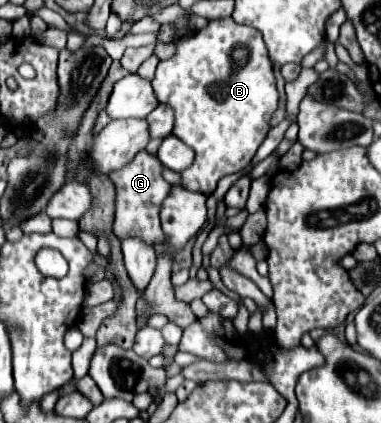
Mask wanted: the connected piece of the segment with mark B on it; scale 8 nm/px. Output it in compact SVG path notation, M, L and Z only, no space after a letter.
M231 17L209 21L207 27L195 31L185 41L177 39L175 47L177 51L171 59L159 61L151 85L155 89L159 103L169 105L175 111L173 135L195 151L195 161L191 163L191 167L179 173L181 185L189 191L199 191L199 193L215 191L217 183L225 175L239 173L251 163L259 145L267 137L269 119L275 113L279 101L273 65L267 57L267 49L261 33L253 27L235 23Z

